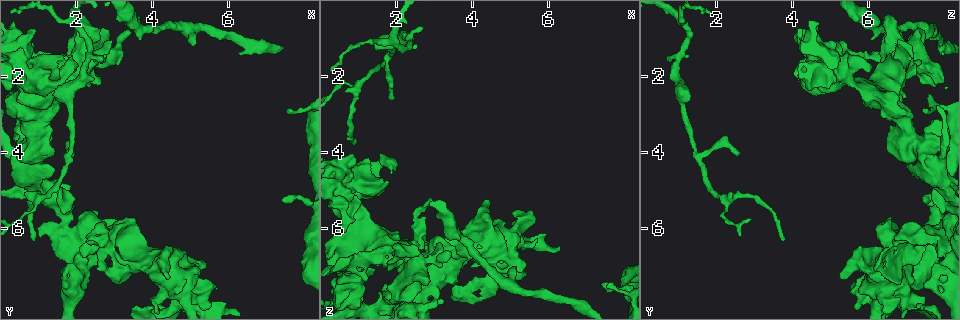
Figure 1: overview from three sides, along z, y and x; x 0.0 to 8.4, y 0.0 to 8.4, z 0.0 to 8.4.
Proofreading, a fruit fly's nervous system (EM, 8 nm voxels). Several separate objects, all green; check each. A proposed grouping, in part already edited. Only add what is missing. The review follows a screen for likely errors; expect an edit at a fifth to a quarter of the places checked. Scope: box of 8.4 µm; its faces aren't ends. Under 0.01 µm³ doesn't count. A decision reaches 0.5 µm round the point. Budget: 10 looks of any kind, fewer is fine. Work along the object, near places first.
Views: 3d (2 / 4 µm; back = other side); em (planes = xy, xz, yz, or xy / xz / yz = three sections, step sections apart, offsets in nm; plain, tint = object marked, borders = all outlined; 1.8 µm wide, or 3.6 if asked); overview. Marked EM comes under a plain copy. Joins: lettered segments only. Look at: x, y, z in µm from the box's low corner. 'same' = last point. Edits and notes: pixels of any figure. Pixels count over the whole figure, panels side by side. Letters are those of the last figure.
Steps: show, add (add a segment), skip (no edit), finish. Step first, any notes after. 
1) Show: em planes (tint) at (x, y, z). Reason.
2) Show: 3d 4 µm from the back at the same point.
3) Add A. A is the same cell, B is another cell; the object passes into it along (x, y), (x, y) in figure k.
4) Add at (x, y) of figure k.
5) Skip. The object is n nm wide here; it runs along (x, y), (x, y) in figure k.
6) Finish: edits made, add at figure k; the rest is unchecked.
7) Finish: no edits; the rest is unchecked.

Show: 3d 4 µm at (0.90, 6.25, 3.85). Thin end.

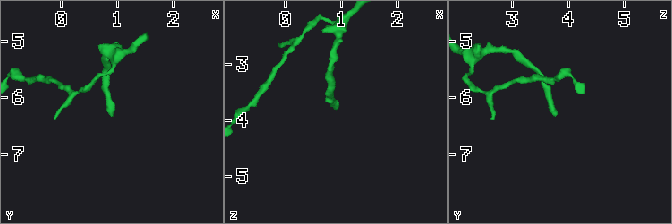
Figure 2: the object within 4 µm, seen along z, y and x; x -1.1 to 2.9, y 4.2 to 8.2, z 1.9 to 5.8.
Show: em planes (borders) at (0.90, 6.25, 3.80).

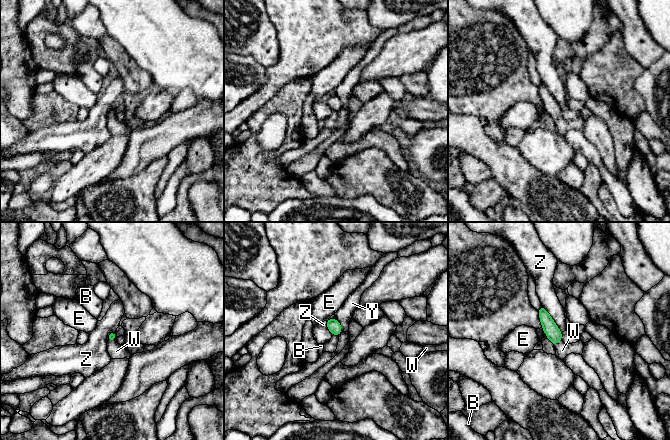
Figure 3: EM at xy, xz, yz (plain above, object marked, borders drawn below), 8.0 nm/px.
Add at (562, 350) of figure 3. The longest contact is with Z, 280 nm; W is the same cell, B, E, Y and Z are other cells; the neuron continues.

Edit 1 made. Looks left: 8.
Show: overview. Redraw.

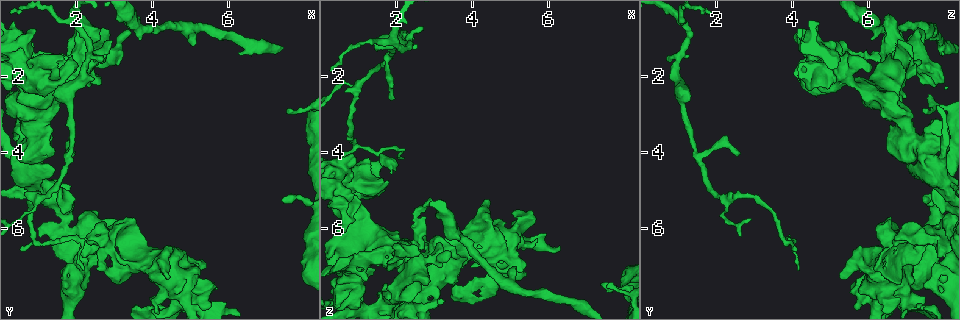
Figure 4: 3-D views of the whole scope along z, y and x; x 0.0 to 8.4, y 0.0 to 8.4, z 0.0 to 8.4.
Show: em planes (borders) at (1.90, 4.10, 2.55). Free end.

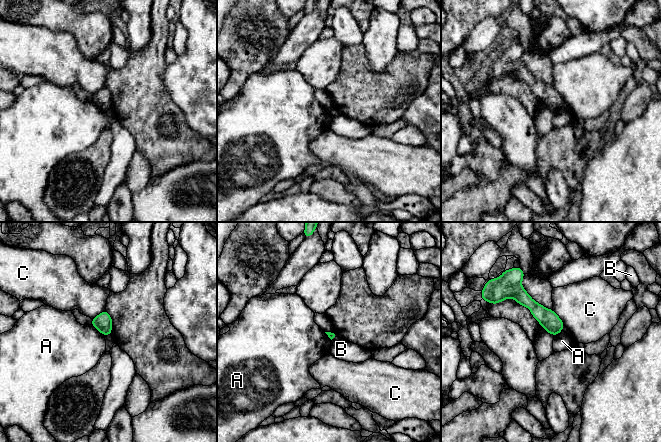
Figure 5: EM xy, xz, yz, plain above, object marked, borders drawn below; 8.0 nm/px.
Skip. A, B and C are other cells; a border runs along (91, 324), (104, 335) in figure 5; no lettered segment goes on from it.

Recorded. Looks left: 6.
Show: em planes (borders) at (5.10, 1.15, 7.00).

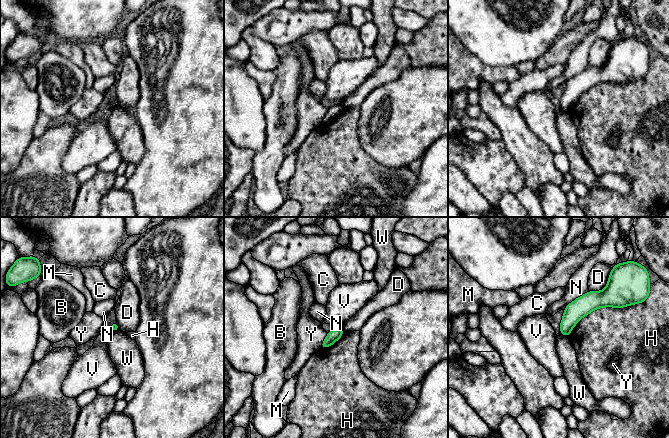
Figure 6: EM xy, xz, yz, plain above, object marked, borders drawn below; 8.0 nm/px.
Skip. B, C, D, H, M, N, V, W and Y are other cells; a border runs along (561, 333), (567, 337) in figure 6; no lettered segment goes on from it.

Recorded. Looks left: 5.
Show: 3d 4 µm at (7.40, 5.25, 7.45). Tapers out.

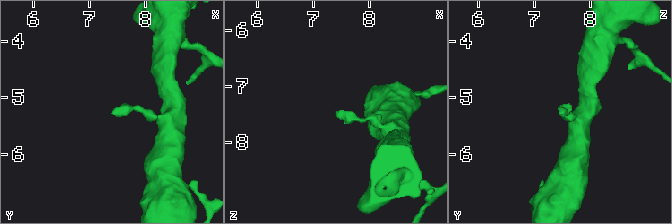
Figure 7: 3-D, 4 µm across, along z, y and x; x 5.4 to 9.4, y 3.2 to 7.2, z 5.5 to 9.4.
Show: em planes (tint) at (7.45, 5.25, 7.45).

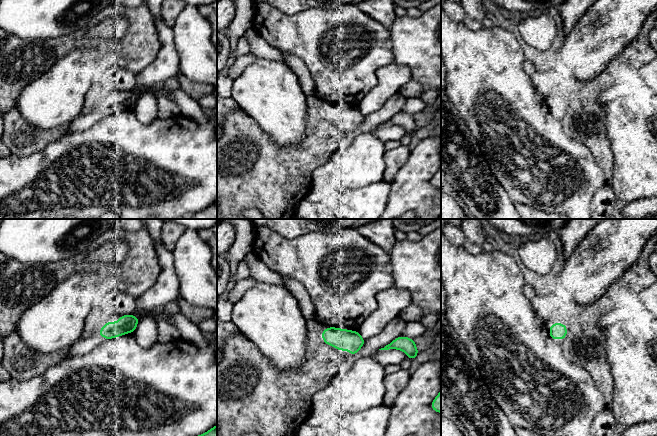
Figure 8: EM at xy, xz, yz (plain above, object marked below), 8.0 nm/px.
Show: em planes (borders) at the same point.

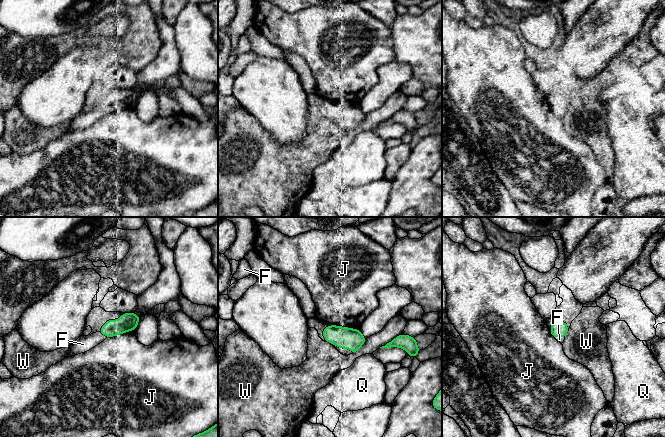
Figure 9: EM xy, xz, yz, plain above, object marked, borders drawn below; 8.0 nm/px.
Add at (83, 344) of figure 9. The object is 130 nm wide here; the longest contact is with J, 240 nm; F is the same cell, J, Q and W are other cells; it goes on there.

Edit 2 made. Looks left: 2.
Show: overview. See it whole again.

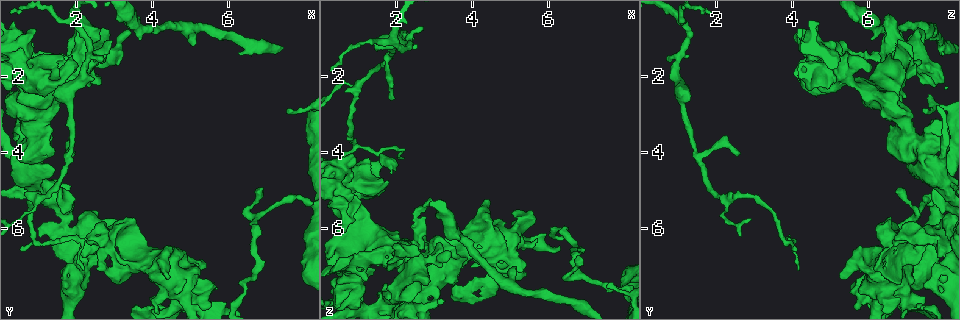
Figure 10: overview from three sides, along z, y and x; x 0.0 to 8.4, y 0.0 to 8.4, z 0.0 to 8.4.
Show: em planes (borders) at (2.15, 1.60, 6.60). Arms run side by side.

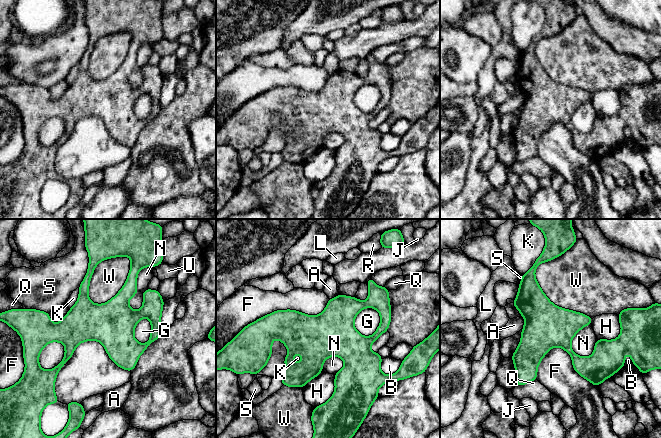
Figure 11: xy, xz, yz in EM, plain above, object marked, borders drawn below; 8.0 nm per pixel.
Skip. A, B, F, G, H, J, K, L, N, Q, R, S, U and W are other cells; no lettered segment goes on from it.

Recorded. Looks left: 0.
Finish: edits made, add at figure 3, add at figure 9; the rest is unchecked.

